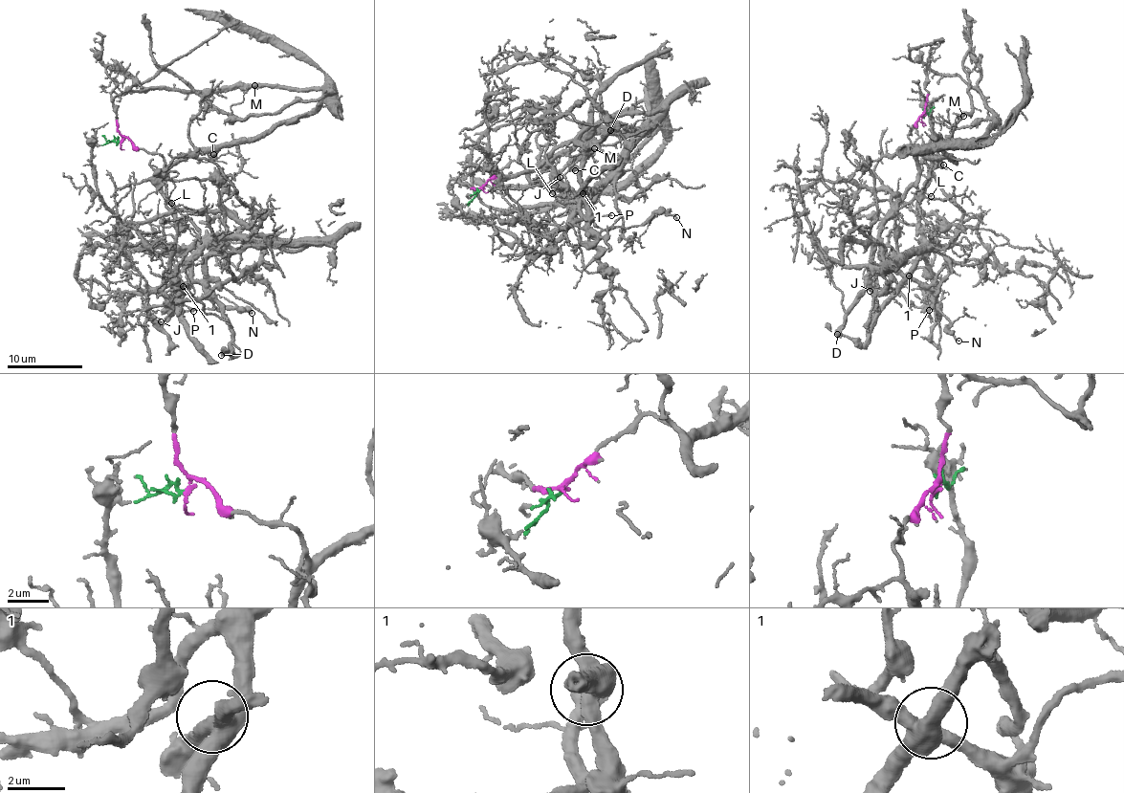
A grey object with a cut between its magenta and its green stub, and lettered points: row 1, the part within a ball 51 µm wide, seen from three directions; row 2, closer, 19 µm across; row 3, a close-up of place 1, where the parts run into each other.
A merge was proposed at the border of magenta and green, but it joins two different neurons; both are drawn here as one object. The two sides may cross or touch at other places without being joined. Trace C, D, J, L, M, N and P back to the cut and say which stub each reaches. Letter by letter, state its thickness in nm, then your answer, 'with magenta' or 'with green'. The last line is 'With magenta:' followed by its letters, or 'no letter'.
C: 440 nm | with magenta
D: 160 nm | with magenta
J: 110 nm | with magenta
L: 90 nm | with magenta
M: 110 nm | with magenta
N: 190 nm | with magenta
P: 170 nm | with magenta
With magenta: C, D, J, L, M, N, P

